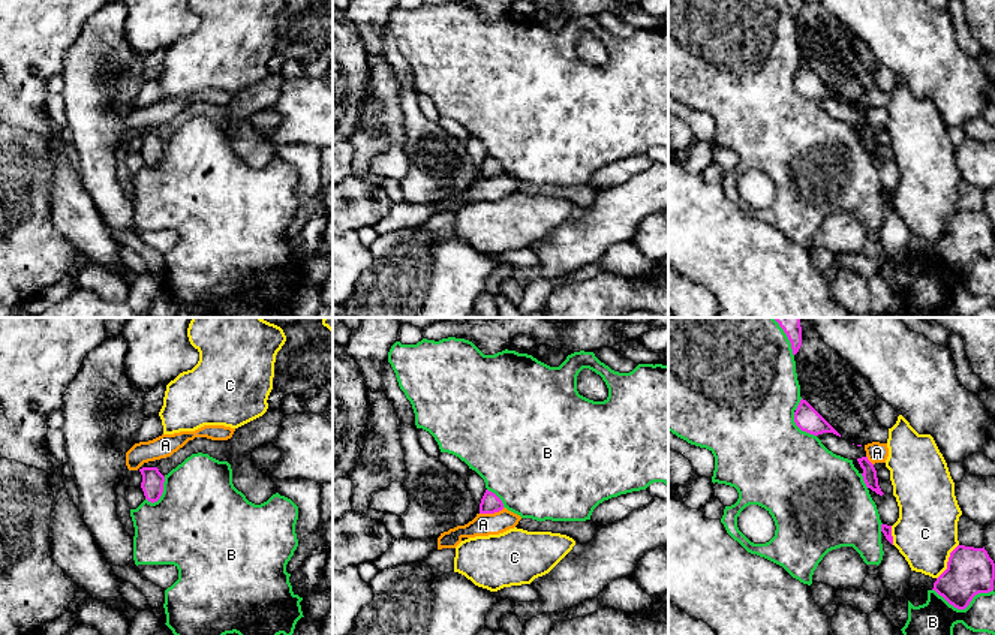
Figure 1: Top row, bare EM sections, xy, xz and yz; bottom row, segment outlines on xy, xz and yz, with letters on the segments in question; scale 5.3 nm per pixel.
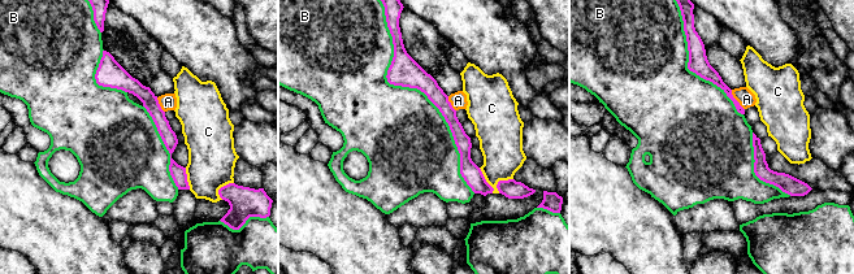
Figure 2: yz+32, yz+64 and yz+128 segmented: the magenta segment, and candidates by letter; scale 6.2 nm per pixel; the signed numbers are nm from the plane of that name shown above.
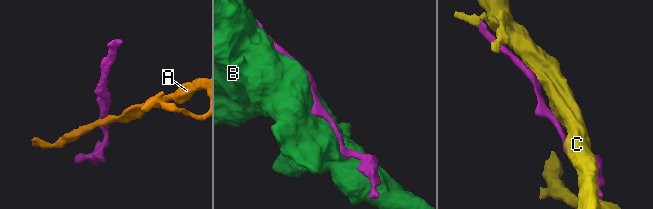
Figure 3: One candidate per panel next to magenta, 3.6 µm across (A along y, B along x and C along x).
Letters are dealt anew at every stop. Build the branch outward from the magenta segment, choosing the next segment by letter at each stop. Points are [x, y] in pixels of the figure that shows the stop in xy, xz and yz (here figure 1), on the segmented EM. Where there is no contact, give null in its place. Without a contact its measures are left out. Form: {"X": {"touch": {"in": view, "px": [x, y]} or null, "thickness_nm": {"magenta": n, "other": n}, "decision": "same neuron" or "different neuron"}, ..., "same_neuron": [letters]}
{"A": {"touch": {"in": "xz", "px": [492, 512]}, "thickness_nm": {"magenta": 110, "other": 120}, "decision": "different neuron"}, "B": {"touch": {"in": "yz", "px": [964, 608]}, "thickness_nm": {"magenta": 260, "other": 190}, "decision": "different neuron"}, "C": {"touch": {"in": "yz", "px": [947, 562]}, "thickness_nm": {"magenta": 260, "other": 340}, "decision": "different neuron"}, "same_neuron": []}

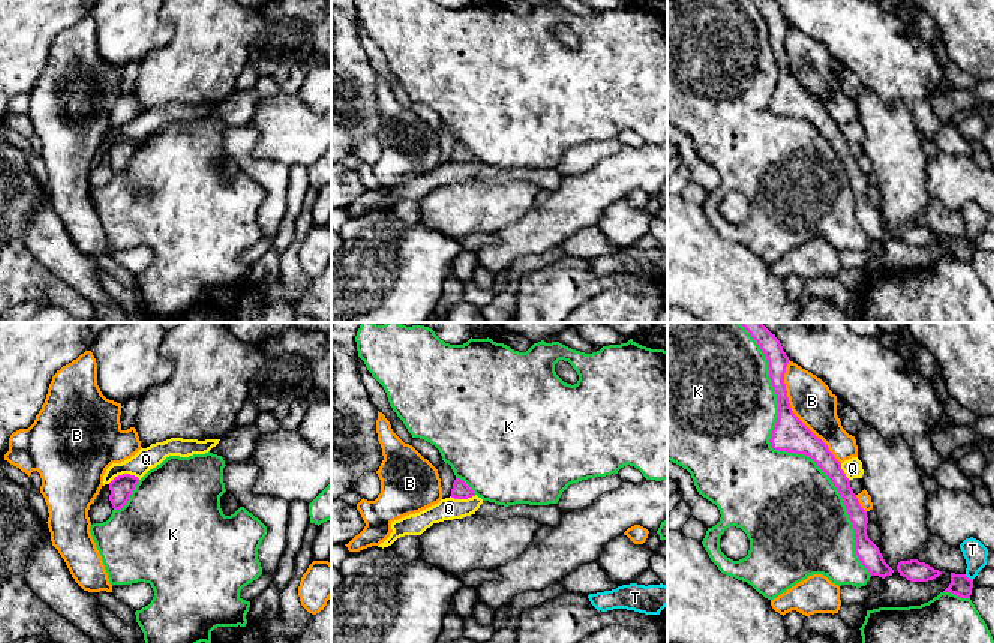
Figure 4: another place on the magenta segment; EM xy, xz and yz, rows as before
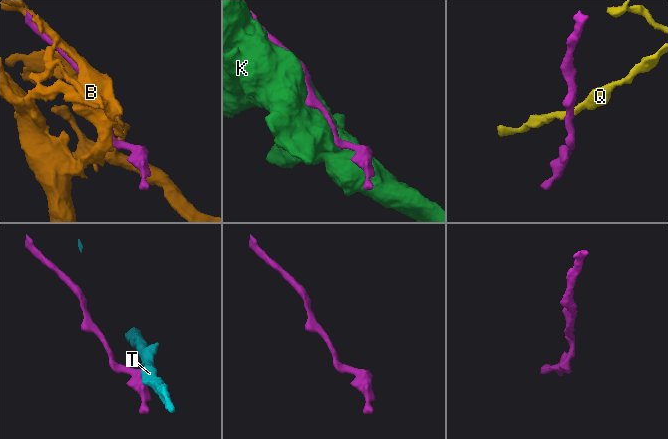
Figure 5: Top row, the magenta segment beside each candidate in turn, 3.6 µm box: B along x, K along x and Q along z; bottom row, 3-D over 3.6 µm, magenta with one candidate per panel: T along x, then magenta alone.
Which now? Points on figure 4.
{"B": {"touch": {"in": "yz", "px": [792, 412]}, "thickness_nm": {"magenta": 180, "other": 240}, "decision": "same neuron"}, "K": {"touch": {"in": "yz", "px": [787, 451]}, "thickness_nm": {"magenta": 180, "other": 500}, "decision": "different neuron"}, "Q": {"touch": {"in": "xy", "px": [123, 474]}, "thickness_nm": {"magenta": 120, "other": 120}, "decision": "different neuron"}, "T": {"touch": {"in": "yz", "px": [967, 577]}, "thickness_nm": {"magenta": 120, "other": 130}, "decision": "different neuron"}, "same_neuron": ["B"]}

